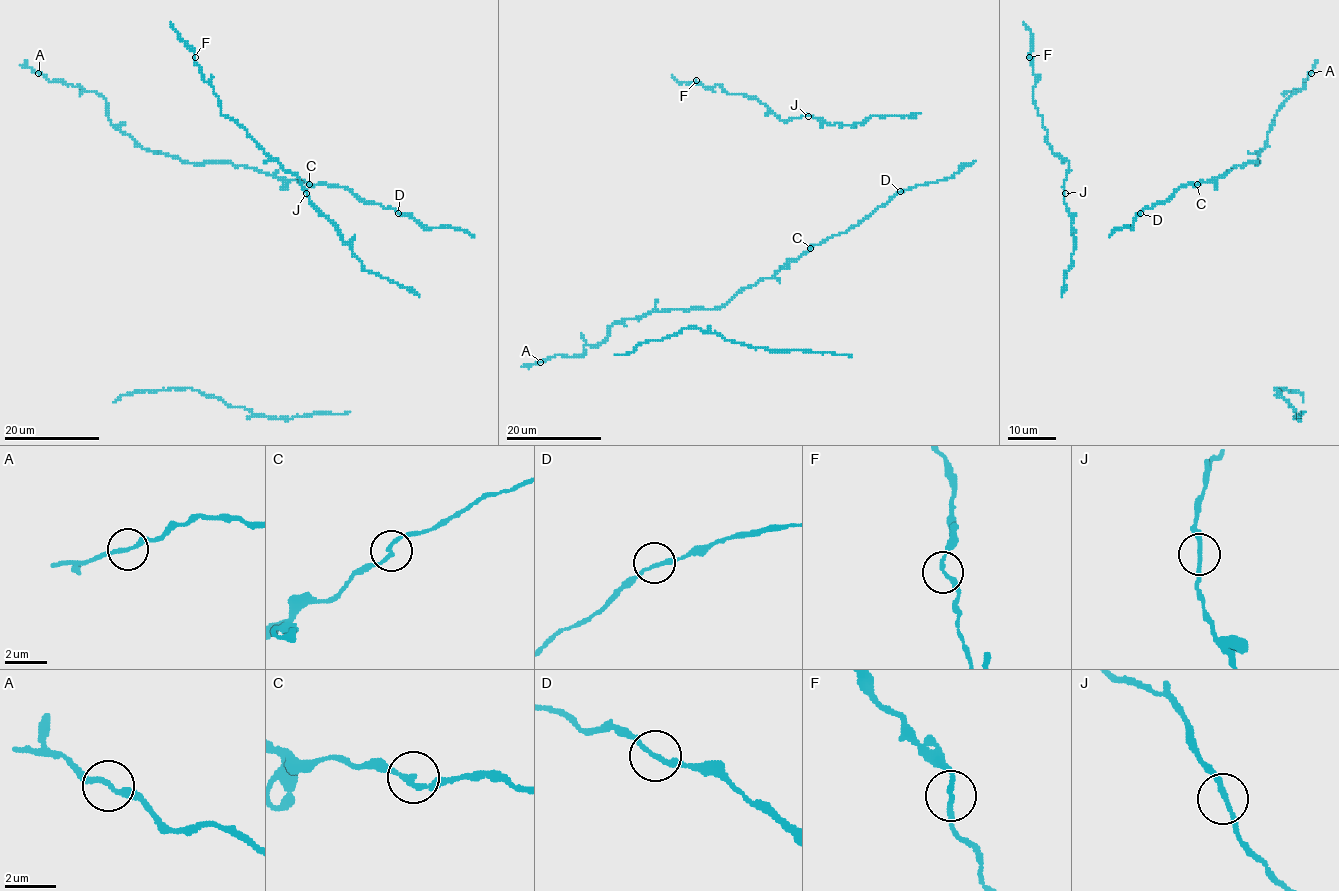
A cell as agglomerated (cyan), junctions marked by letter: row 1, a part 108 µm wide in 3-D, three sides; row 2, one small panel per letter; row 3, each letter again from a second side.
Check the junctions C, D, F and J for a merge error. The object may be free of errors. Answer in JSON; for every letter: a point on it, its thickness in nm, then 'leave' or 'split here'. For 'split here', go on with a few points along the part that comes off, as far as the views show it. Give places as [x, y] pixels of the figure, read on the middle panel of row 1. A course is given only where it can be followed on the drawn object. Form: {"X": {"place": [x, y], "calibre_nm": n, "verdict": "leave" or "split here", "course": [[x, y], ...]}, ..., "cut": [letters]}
{"C": {"place": [810, 248], "calibre_nm": 190, "verdict": "leave"}, "D": {"place": [900, 191], "calibre_nm": 180, "verdict": "leave"}, "F": {"place": [696, 80], "calibre_nm": 180, "verdict": "leave"}, "J": {"place": [808, 116], "calibre_nm": 200, "verdict": "leave"}, "cut": []}

